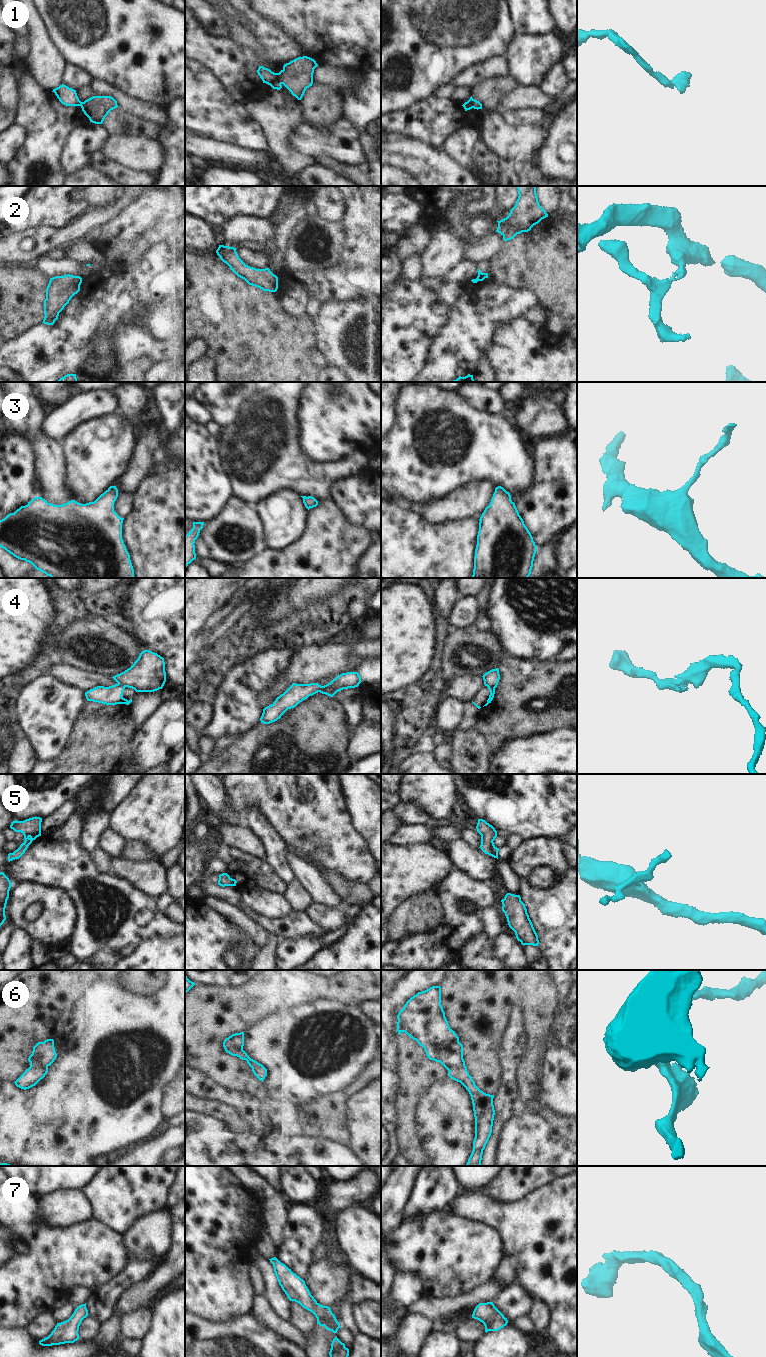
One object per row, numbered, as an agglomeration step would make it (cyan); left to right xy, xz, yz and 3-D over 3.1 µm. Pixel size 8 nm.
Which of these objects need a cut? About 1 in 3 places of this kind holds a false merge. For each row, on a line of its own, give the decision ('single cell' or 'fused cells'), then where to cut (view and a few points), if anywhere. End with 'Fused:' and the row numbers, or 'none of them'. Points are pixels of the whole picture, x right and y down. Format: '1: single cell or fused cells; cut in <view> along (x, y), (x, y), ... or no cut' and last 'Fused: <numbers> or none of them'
1: fused cells; cut in xz along (276, 73), (281, 83)
2: fused cells; cut in yz along (476, 278), (483, 279)
3: single cell; no cut
4: fused cells; cut in xy along (118, 683), (124, 687)
5: single cell; no cut
6: single cell; no cut
7: single cell; no cut
Fused: 1, 2, 4

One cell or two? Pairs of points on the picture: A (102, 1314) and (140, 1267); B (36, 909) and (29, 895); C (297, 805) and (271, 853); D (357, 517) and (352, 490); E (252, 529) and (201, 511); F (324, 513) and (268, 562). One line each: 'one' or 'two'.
A: one
B: two
C: two
D: one
E: two
F: one

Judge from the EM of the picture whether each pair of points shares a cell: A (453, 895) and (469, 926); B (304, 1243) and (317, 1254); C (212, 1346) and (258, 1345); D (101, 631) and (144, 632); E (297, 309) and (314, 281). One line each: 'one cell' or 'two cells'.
A: one cell
B: two cells
C: one cell
D: two cells
E: one cell

